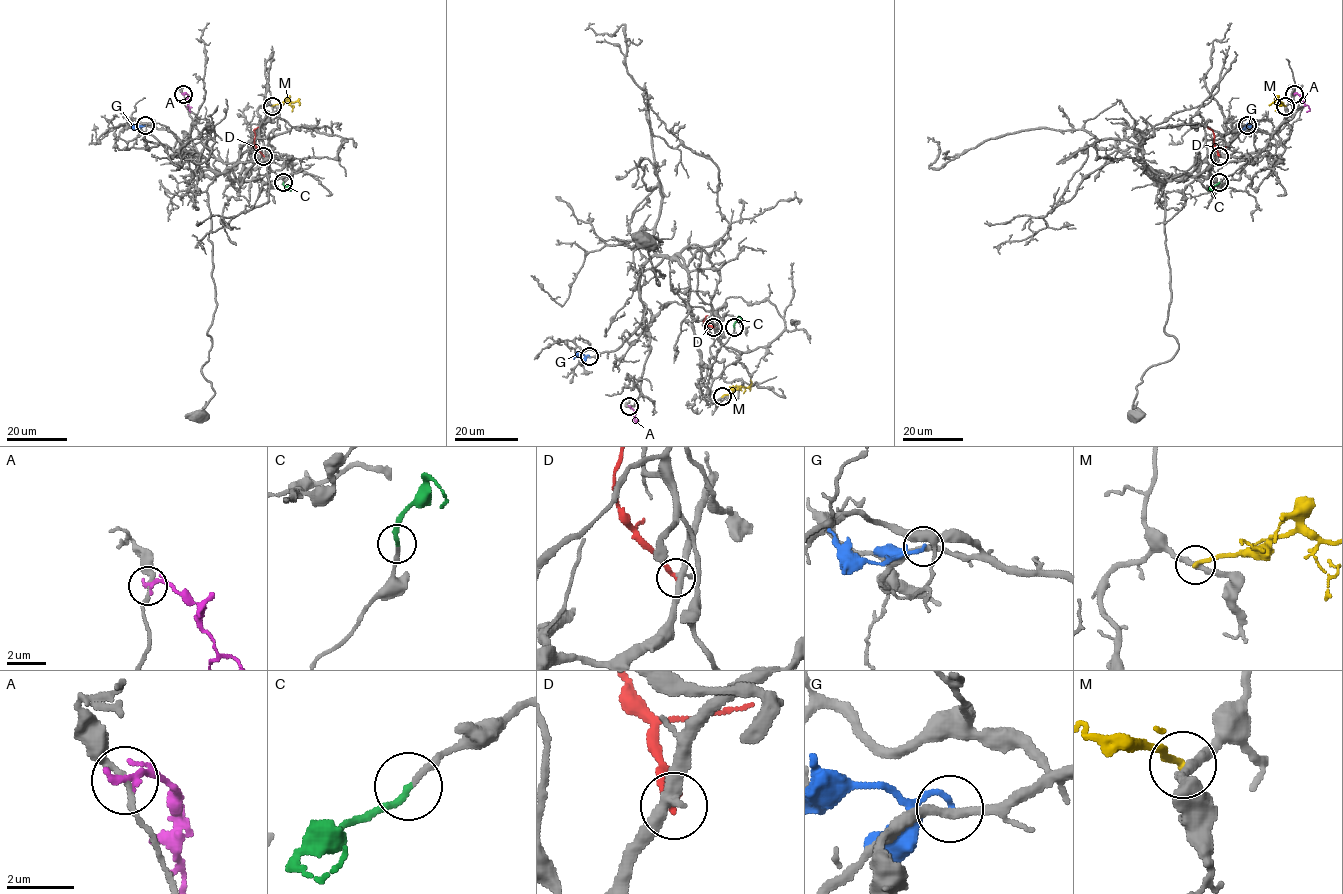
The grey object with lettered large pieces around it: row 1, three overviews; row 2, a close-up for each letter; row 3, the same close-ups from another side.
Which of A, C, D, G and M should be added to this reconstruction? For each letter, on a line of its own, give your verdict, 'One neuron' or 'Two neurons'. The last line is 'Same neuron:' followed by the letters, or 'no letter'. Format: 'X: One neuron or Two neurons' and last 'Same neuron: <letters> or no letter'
A: Two neurons
C: One neuron
D: Two neurons
G: Two neurons
M: Two neurons
Same neuron: C

